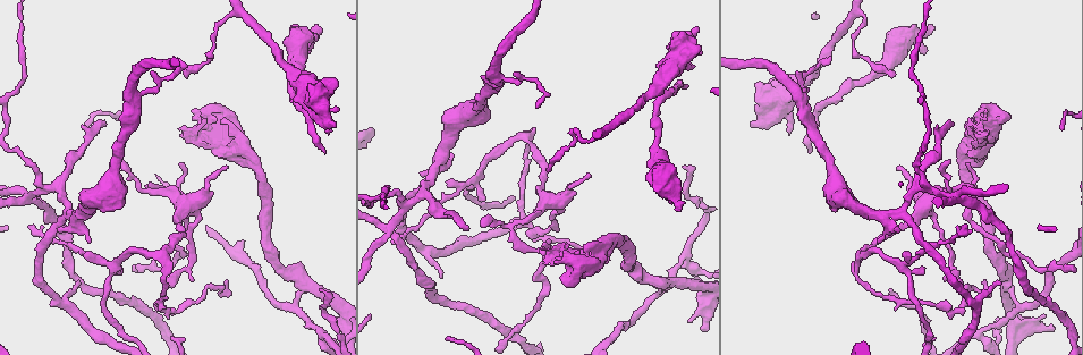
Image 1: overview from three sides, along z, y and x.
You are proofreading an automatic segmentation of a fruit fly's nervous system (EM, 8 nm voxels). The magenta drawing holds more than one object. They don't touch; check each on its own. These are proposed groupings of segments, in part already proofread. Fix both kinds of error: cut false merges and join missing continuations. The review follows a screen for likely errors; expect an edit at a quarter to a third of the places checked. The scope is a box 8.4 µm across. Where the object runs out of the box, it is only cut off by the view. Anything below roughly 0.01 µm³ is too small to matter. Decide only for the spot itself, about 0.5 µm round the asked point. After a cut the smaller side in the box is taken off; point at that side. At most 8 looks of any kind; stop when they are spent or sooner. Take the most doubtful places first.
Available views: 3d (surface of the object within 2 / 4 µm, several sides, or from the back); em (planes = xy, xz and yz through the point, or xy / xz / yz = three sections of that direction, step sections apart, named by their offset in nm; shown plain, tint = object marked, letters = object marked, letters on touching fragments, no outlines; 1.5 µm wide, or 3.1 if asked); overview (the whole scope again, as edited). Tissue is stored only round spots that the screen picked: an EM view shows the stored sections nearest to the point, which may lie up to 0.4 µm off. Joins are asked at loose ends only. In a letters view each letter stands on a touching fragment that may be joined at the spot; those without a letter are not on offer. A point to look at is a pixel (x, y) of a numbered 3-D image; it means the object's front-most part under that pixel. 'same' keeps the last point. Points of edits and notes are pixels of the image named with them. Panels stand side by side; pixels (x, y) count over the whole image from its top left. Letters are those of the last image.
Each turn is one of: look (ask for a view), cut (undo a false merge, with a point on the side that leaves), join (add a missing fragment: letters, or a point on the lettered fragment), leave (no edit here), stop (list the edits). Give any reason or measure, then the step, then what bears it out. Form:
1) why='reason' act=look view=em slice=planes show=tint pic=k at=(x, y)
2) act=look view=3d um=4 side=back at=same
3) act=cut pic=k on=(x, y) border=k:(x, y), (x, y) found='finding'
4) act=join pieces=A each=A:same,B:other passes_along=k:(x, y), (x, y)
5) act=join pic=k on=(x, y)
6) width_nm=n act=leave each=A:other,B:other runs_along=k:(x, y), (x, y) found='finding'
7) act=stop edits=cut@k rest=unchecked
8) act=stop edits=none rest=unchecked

why='an open end' act=look view=em slice=yz step=4 show=letters pic=1 at=(675, 210)

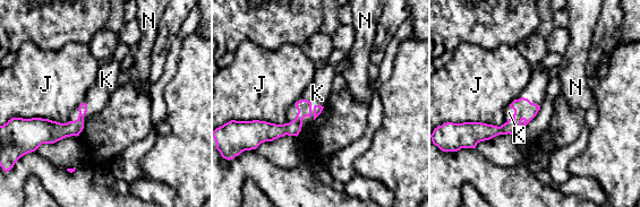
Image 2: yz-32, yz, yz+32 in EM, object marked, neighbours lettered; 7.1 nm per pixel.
act=join pieces=K each=J:other,K:same,N:other found='it goes on there'

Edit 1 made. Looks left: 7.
why='see it whole again' act=look view=overview

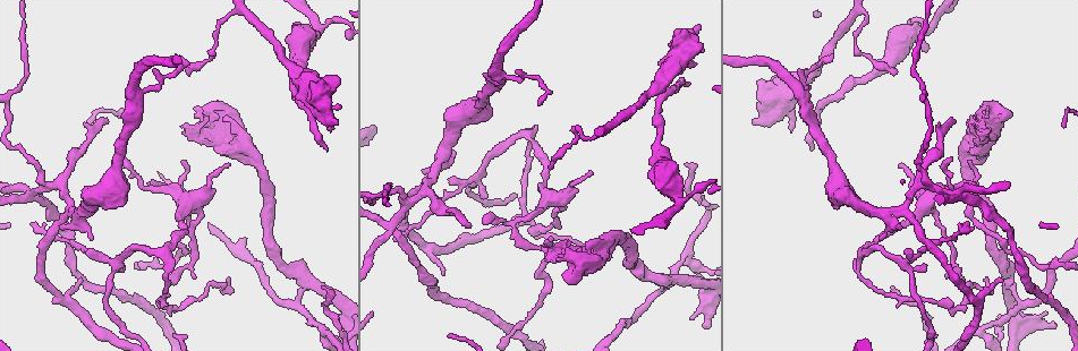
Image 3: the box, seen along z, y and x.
why='two arms in line, one across' act=look view=3d um=4 pic=3 at=(886, 215)

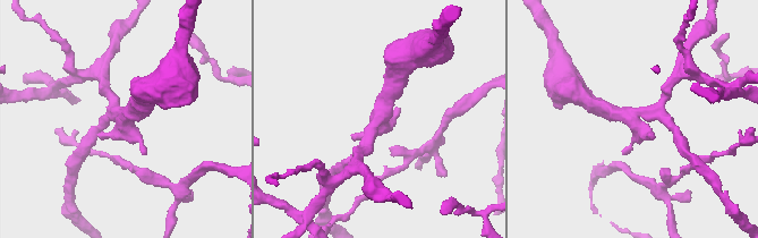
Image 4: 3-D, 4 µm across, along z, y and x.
why='need the tissue' act=look view=em slice=xy step=4 show=letters pic=4 at=(631, 121)

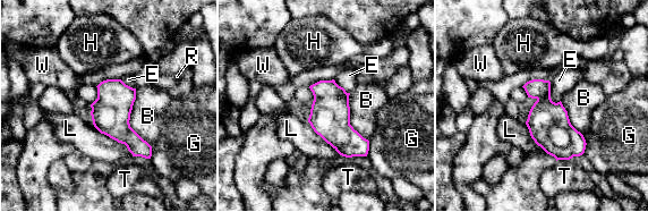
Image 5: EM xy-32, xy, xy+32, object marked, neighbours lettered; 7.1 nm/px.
act=leave each=B:other,E:other,G:other,H:other,L:other,R:other,T:other,W:other border=5:(135, 88), (129, 125), (151, 146) found='one neuron here'

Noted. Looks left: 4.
why='sharp bend' act=look view=em slice=planes show=letters pic=3 at=(663, 280)

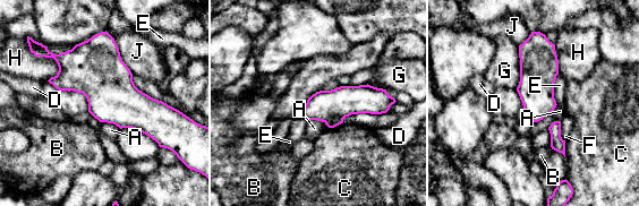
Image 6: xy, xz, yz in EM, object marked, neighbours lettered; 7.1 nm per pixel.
longest_contact=J:360nm act=cut pic=6 on=(335, 121) each=A:other,B:other,C:other,D:other,E:other,F:other,G:other,H:other,J:other border=6:(343, 117), (332, 117), (325, 122) found='a second neuron is stuck on'

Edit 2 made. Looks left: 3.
act=stop edits=join@2,cut@6 rest=unchecked

